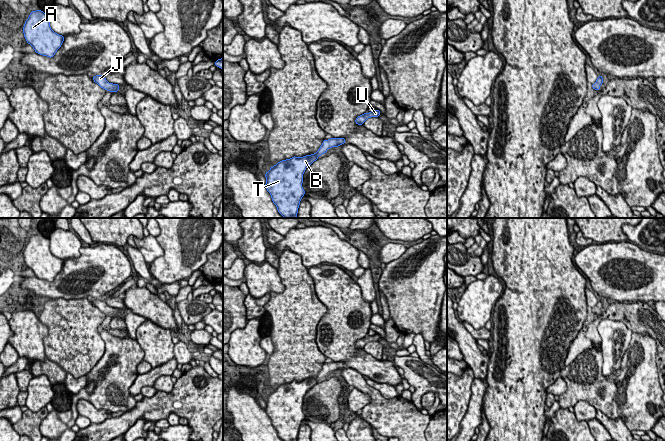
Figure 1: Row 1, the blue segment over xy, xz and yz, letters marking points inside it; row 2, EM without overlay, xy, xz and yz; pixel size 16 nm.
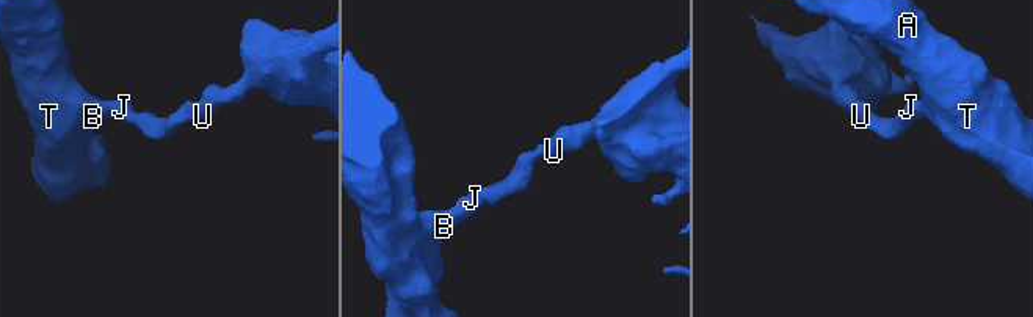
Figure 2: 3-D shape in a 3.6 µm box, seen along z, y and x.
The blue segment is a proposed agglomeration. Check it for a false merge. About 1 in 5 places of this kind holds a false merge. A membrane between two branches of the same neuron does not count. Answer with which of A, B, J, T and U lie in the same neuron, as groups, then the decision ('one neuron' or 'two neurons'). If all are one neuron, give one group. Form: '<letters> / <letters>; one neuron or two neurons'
A B J T U; one neuron

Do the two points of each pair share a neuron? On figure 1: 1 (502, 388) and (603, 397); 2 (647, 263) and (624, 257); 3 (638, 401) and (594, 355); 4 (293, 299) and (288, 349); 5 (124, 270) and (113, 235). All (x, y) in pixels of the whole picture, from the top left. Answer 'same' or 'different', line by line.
1: different
2: same
3: same
4: same
5: different

